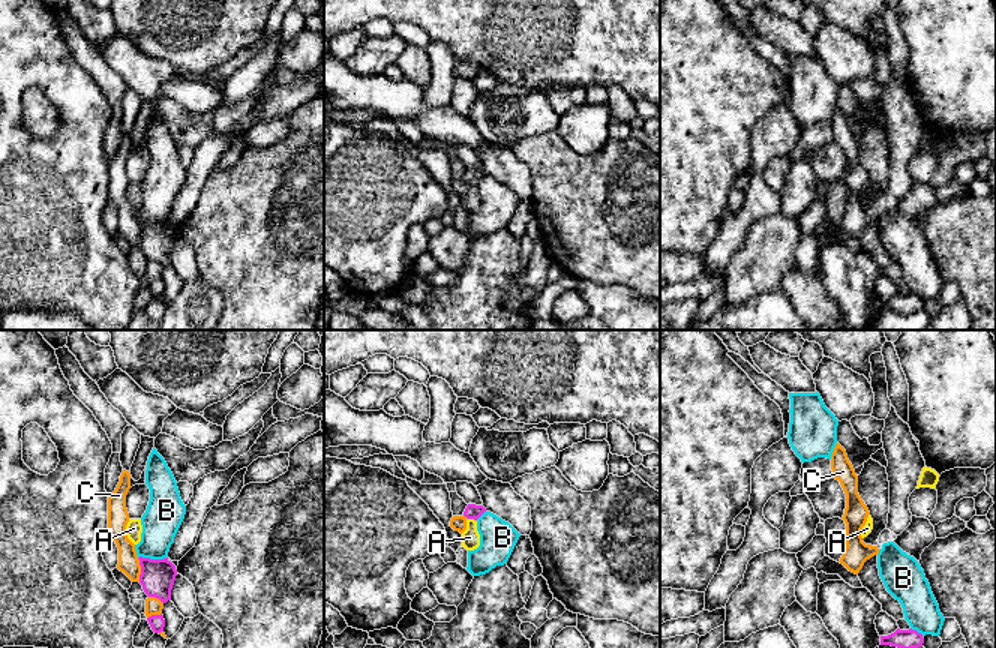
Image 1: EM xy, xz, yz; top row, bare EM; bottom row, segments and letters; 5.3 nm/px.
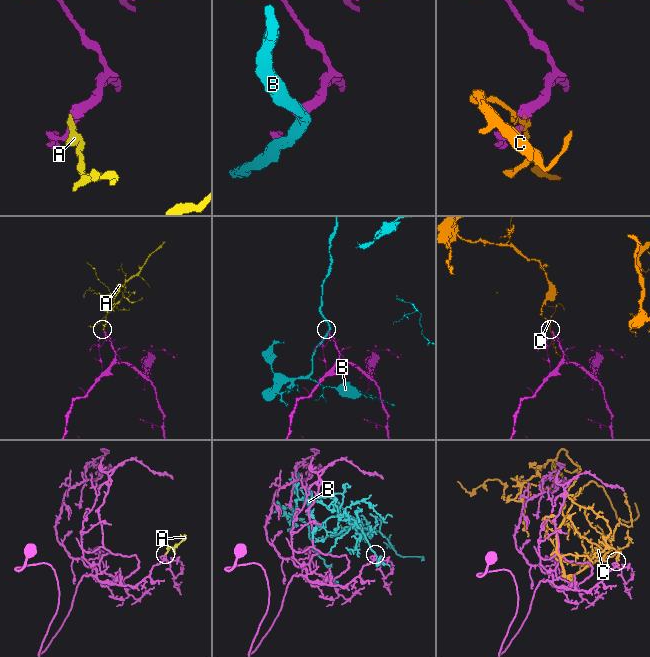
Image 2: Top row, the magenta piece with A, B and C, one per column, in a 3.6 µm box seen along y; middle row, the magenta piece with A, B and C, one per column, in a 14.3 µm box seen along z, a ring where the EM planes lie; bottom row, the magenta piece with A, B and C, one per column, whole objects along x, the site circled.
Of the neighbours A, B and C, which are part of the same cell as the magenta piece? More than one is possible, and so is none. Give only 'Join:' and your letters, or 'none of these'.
Join: A

